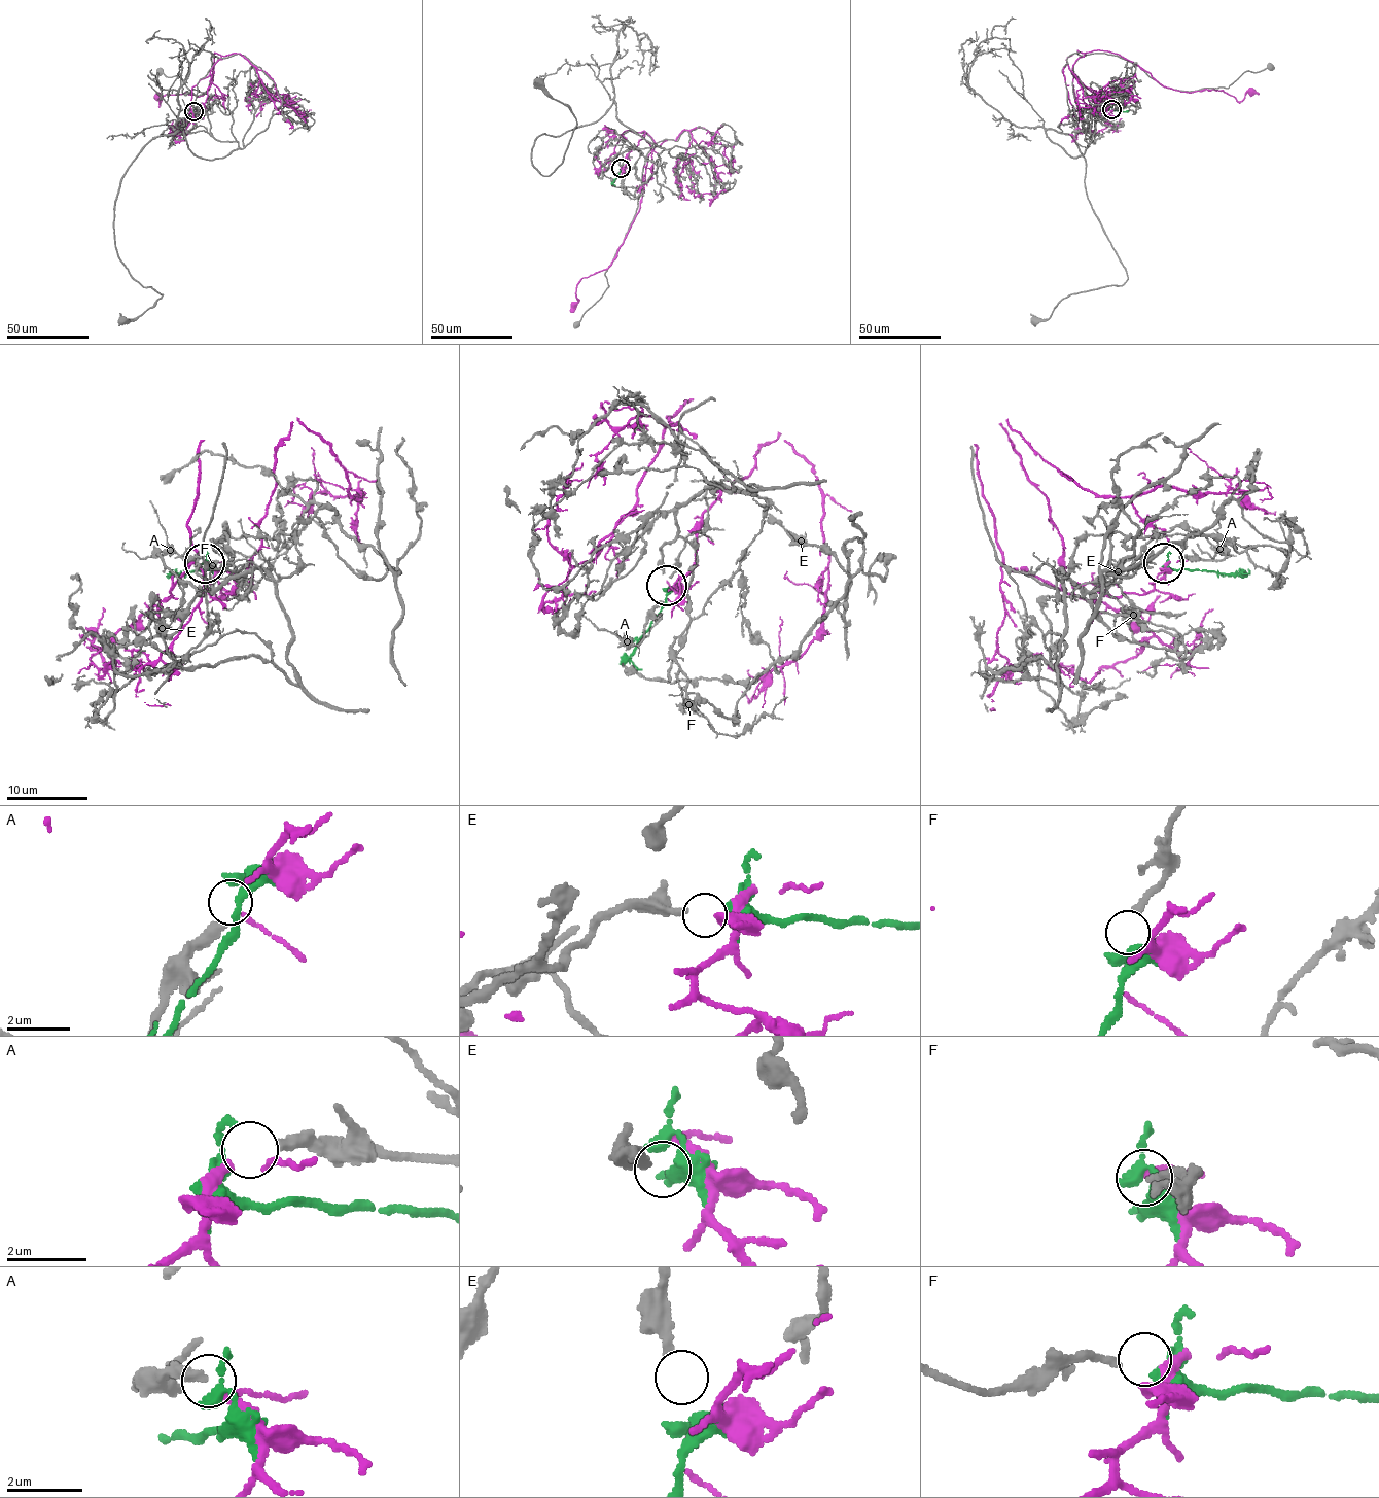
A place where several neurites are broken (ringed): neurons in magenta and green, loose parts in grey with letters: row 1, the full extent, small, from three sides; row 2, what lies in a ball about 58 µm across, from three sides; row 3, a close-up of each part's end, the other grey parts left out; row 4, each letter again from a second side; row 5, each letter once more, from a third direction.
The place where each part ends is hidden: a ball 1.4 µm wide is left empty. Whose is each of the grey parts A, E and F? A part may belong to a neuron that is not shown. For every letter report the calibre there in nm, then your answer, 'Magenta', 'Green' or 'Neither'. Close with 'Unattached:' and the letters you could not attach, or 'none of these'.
A: Thickness 320 nm. Magenta
E: Thickness 260 nm. Neither
F: Thickness 200 nm. Green
Unattached: E

